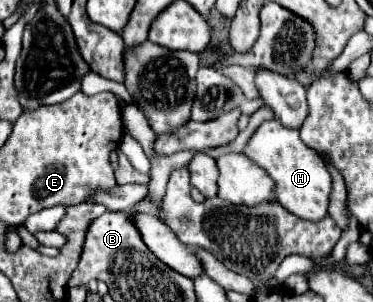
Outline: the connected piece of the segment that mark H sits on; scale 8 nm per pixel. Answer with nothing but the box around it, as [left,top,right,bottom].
[243,119,331,221]

